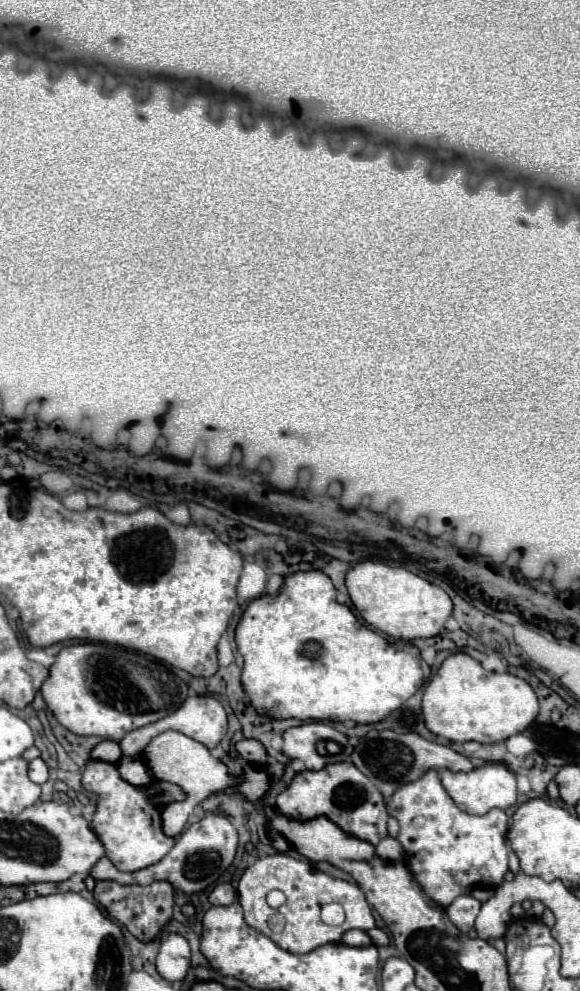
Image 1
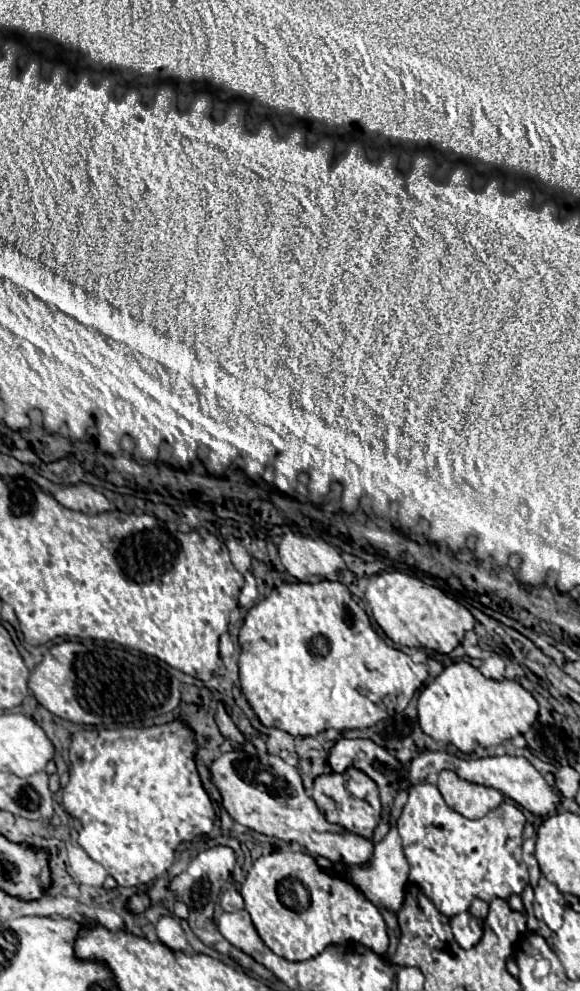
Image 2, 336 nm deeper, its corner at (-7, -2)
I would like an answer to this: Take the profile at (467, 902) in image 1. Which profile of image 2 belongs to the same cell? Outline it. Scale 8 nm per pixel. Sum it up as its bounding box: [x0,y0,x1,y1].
[451,912,481,948]

